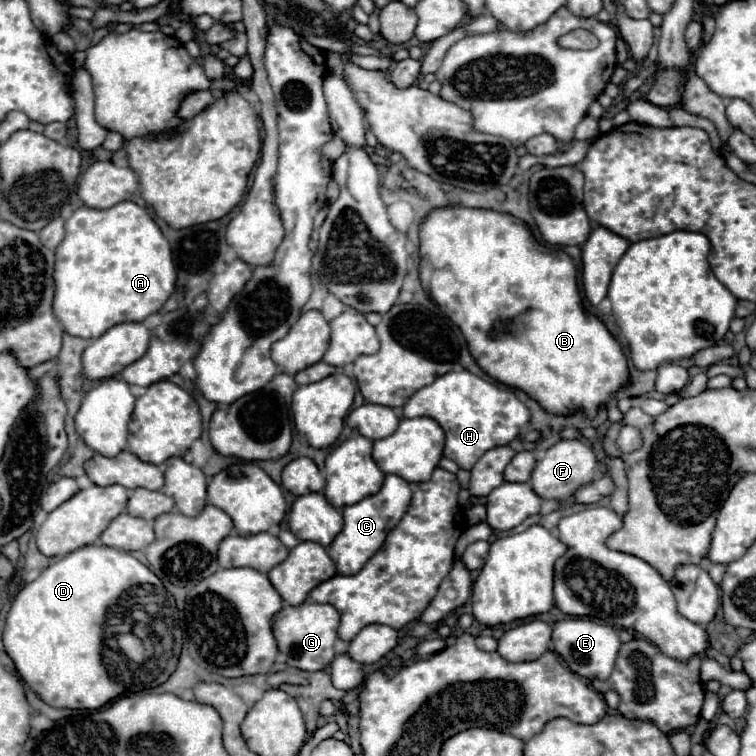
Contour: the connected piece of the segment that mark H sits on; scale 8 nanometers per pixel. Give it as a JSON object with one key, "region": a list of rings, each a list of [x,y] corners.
{"region":[[[467,370],[439,376],[433,384],[415,392],[403,410],[405,418],[429,416],[437,420],[445,432],[445,456],[463,470],[471,470],[487,450],[509,444],[529,422],[529,410],[511,390],[501,390]]]}

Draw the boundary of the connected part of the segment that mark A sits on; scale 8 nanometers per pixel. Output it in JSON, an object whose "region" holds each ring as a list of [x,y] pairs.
{"region":[[[119,202],[115,204],[113,208],[107,208],[107,210],[95,210],[95,208],[87,208],[87,206],[81,206],[77,208],[71,218],[65,222],[65,238],[63,242],[59,244],[59,248],[55,250],[55,300],[53,300],[53,312],[57,316],[57,320],[63,324],[65,332],[71,334],[71,336],[77,336],[77,338],[99,338],[103,332],[107,332],[109,328],[113,328],[115,324],[123,324],[123,322],[143,322],[147,316],[159,312],[163,308],[163,304],[167,302],[167,298],[171,296],[171,292],[175,290],[175,284],[177,280],[177,271],[173,262],[173,256],[171,256],[171,246],[169,246],[169,240],[161,234],[159,226],[155,224],[155,220],[147,214],[145,208],[137,206],[135,202]]]}

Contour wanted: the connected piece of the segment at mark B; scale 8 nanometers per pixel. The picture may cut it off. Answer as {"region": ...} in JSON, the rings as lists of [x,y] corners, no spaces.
{"region":[[[435,208],[435,212],[431,212],[427,216],[427,220],[421,226],[419,232],[421,238],[421,284],[425,290],[429,290],[429,296],[439,304],[439,308],[443,310],[443,314],[461,328],[463,338],[467,340],[469,352],[471,356],[477,360],[477,364],[481,366],[481,370],[485,374],[489,374],[491,378],[511,386],[511,388],[519,388],[525,394],[529,394],[533,400],[537,400],[541,404],[541,408],[549,414],[559,414],[559,416],[571,416],[577,410],[583,410],[585,416],[589,420],[593,420],[599,412],[601,406],[607,404],[607,400],[617,394],[619,390],[623,390],[629,384],[629,368],[627,368],[627,360],[623,356],[621,344],[611,336],[611,332],[605,328],[605,324],[591,314],[589,310],[585,310],[579,288],[577,288],[577,270],[573,260],[563,252],[563,250],[551,250],[543,244],[539,244],[533,234],[527,230],[527,226],[523,222],[515,222],[511,214],[501,214],[501,212],[493,212],[493,210],[473,210],[473,208]]]}

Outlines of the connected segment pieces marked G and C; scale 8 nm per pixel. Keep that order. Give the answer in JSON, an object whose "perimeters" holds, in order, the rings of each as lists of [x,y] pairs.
{"perimeters":[[[[311,600],[299,606],[285,606],[273,616],[273,636],[277,640],[279,652],[285,656],[285,662],[293,668],[317,672],[329,666],[335,658],[333,644],[337,640],[339,612],[331,604],[315,604]]],[[[385,476],[383,488],[377,494],[367,496],[365,500],[343,508],[345,526],[337,534],[333,544],[329,546],[329,556],[339,574],[353,576],[355,572],[363,568],[363,564],[367,564],[371,556],[375,556],[375,552],[383,546],[383,540],[389,534],[389,528],[391,528],[389,524],[391,524],[393,514],[405,514],[409,510],[411,496],[413,496],[413,490],[407,480],[403,480],[401,476]]]]}

